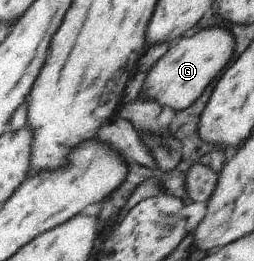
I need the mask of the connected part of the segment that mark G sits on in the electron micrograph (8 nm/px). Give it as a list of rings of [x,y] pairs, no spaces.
[[[208,26],[201,28],[191,37],[181,37],[151,67],[143,87],[145,97],[158,101],[164,109],[164,118],[173,111],[189,107],[213,81],[213,77],[225,69],[225,65],[233,57],[233,49],[235,49],[235,37],[231,35],[231,31],[222,26]]]

